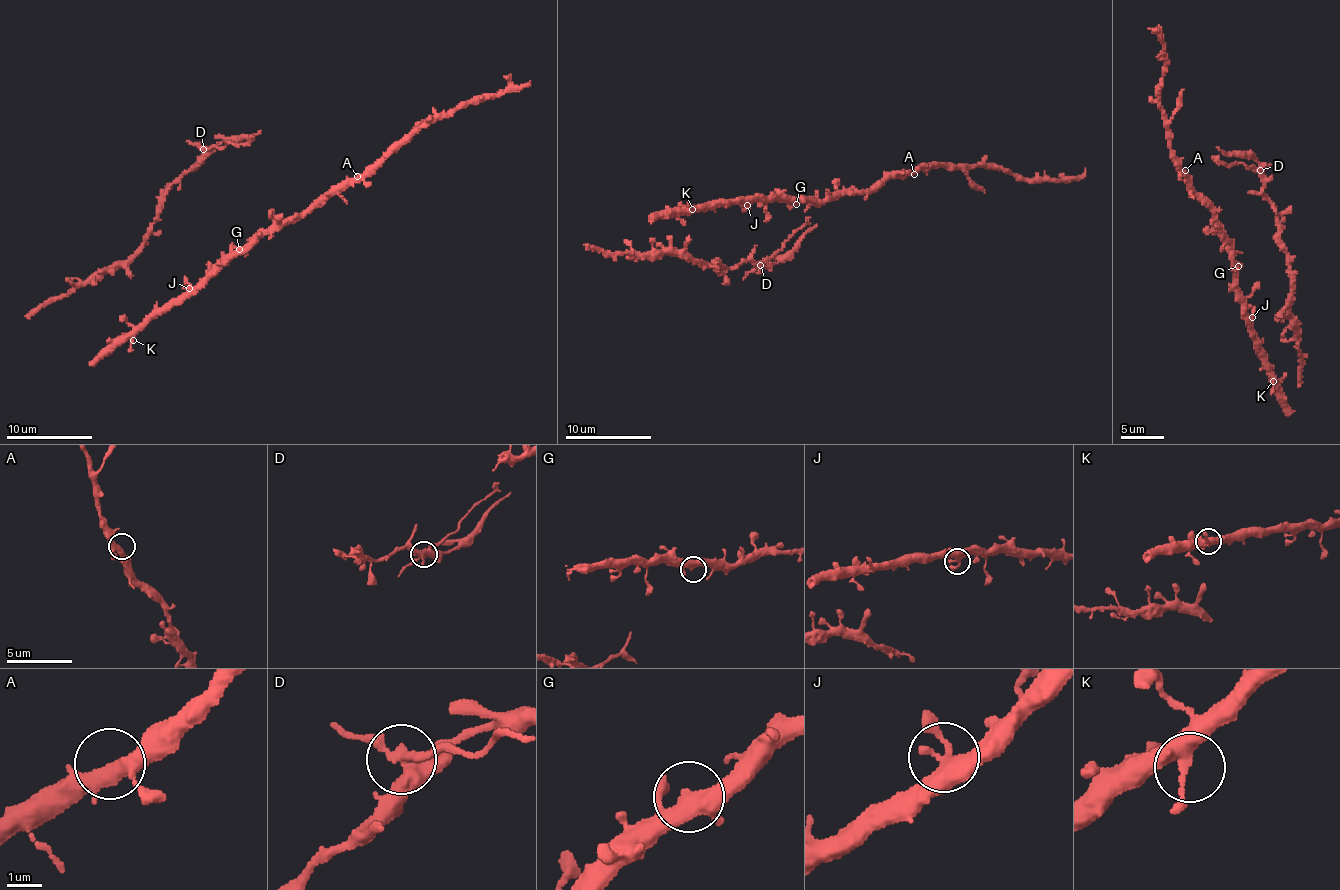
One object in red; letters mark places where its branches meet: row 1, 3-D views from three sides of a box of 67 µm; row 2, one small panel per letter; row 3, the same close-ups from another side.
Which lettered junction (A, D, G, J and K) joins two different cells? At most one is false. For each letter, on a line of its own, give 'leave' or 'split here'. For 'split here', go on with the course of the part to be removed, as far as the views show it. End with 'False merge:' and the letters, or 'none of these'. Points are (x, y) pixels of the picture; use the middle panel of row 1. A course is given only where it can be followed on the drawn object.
A: leave
D: split here | (761, 265), (776, 254), (810, 217)
G: leave
J: leave
K: leave
False merge: D

